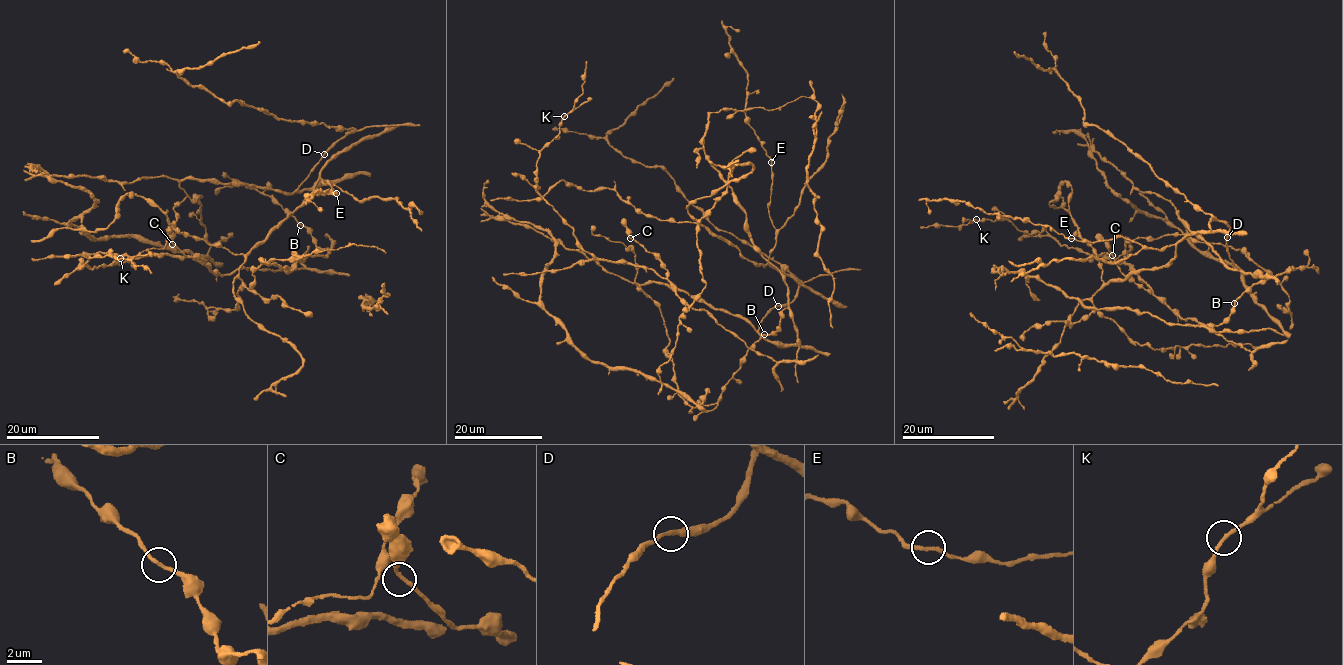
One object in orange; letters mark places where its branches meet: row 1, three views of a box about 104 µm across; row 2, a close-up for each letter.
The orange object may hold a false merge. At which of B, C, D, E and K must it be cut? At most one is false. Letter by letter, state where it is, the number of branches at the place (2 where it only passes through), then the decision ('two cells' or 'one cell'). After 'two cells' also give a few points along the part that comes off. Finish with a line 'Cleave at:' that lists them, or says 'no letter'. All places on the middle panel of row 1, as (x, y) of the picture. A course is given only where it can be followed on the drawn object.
B: place (764, 334); branches 2; one cell
C: place (630, 238); branches 2; one cell
D: place (778, 306); branches 2; one cell
E: place (771, 162); branches 2; one cell
K: place (564, 116); branches 2; one cell
Cleave at: no letter

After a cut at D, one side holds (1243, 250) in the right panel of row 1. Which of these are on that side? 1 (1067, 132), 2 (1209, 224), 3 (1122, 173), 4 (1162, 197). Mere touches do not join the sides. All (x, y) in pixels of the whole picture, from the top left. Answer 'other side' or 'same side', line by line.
1: same side
2: other side
3: same side
4: same side

